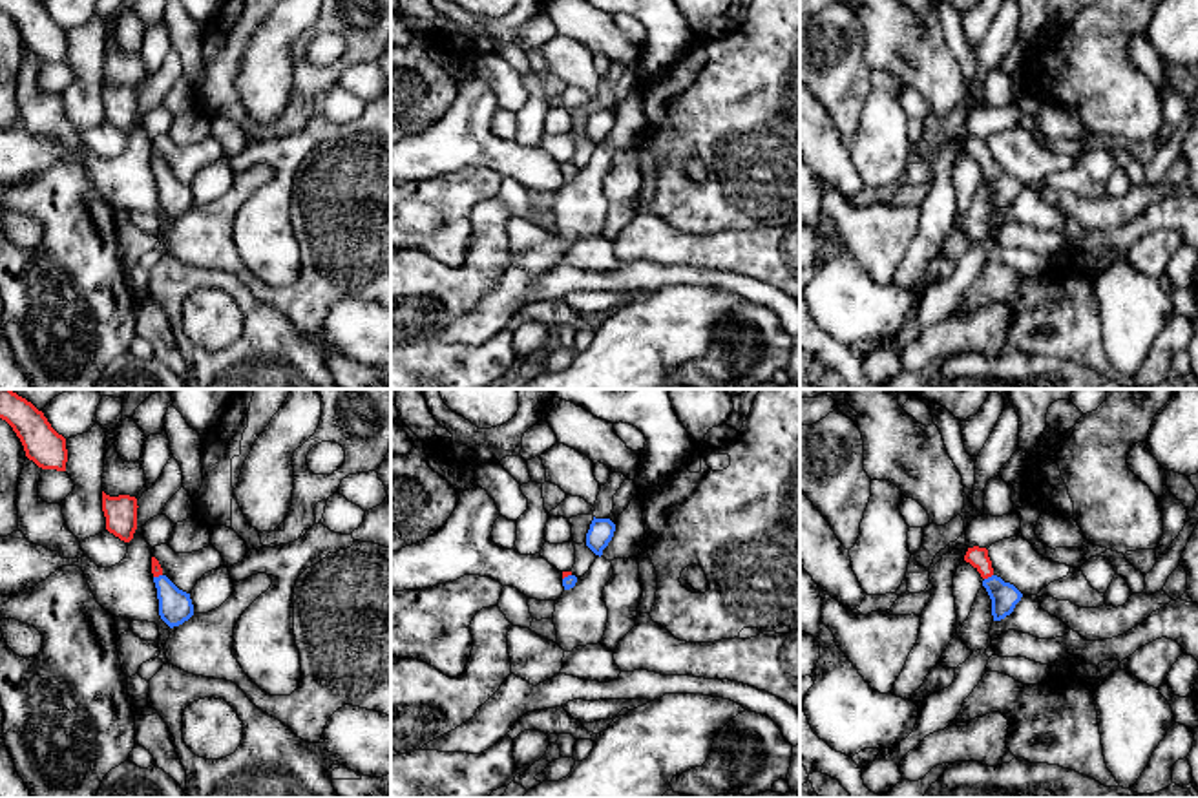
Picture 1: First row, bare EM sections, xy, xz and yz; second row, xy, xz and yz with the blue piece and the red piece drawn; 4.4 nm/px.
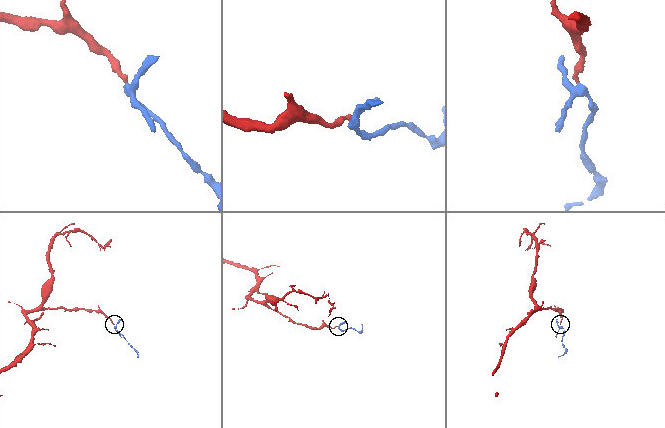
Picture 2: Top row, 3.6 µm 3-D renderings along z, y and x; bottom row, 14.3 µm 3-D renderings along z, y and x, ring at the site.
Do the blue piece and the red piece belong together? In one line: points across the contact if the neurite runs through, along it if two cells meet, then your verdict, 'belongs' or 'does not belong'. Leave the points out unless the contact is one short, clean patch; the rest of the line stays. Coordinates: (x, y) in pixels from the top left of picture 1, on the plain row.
way yz (1005, 187), (988, 168), (977, 148); belongs

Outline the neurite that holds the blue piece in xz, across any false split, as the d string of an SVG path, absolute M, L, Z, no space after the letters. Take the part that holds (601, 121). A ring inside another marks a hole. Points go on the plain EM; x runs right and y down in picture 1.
M595 110L590 115L586 124L586 137L595 144L603 146L603 141L608 137L615 122L615 115L610 110Z

